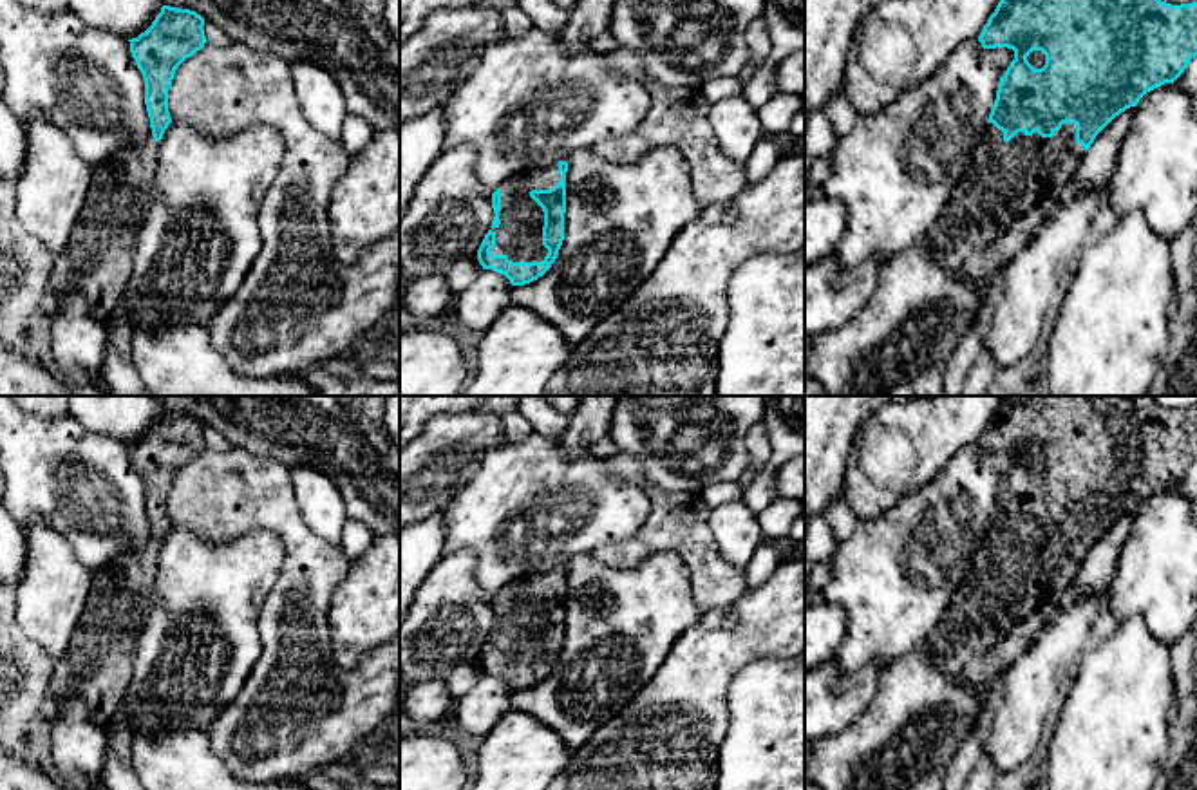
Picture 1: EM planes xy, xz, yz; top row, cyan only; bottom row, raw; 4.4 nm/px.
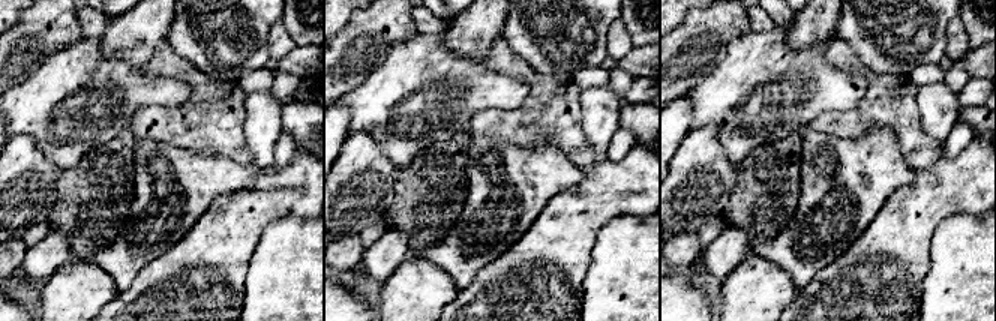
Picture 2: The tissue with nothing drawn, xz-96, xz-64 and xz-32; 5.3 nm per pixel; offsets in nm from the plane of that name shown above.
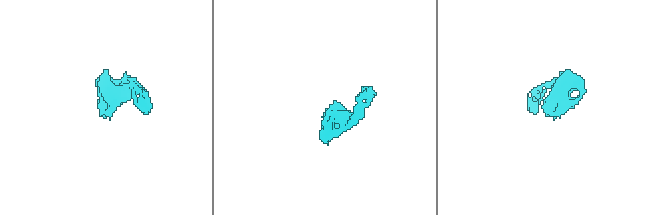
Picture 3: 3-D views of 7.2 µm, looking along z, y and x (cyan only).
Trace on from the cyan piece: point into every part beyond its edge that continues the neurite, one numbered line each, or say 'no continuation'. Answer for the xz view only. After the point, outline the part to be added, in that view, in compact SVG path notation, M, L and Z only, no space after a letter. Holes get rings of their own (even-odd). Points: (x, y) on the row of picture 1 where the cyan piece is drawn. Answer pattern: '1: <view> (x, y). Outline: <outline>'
1: xz (519, 235). Outline: M559 163L530 168L501 184L501 212L494 255L506 255L510 262L542 262L548 249L542 246L544 212L530 197L532 190L550 190L561 181Z

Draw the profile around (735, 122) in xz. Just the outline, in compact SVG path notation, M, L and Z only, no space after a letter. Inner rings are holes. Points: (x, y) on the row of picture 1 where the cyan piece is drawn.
M730 98L711 105L709 123L725 157L745 165L763 136L758 110L743 98Z

